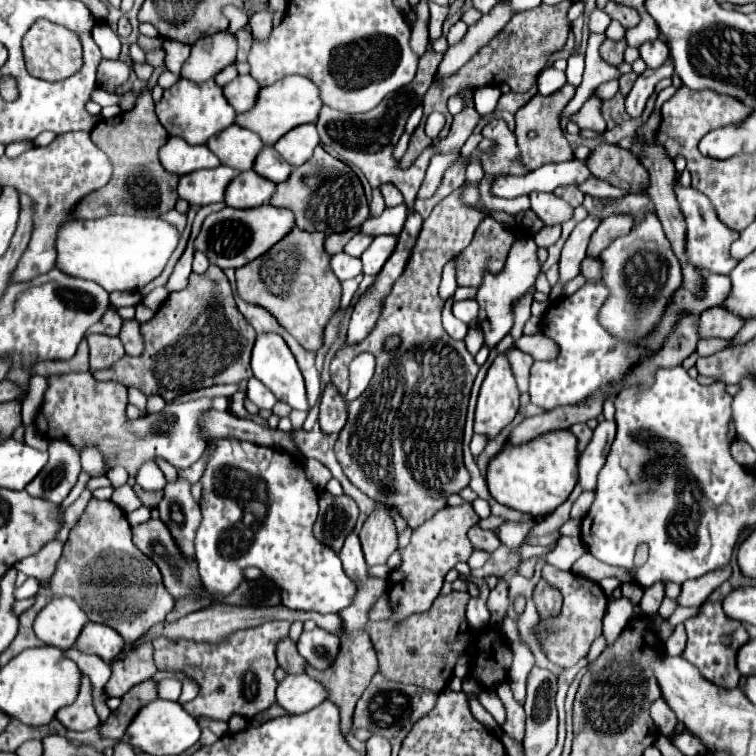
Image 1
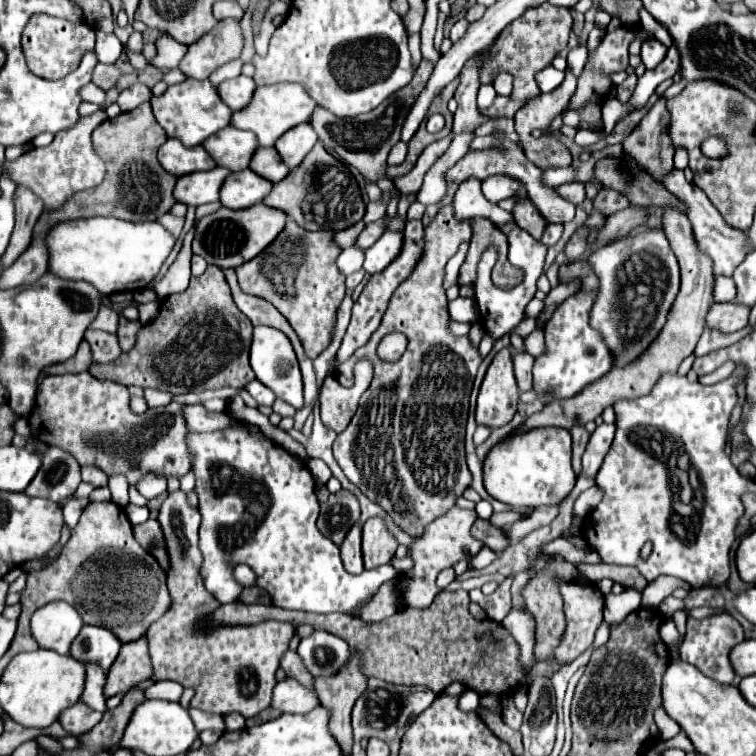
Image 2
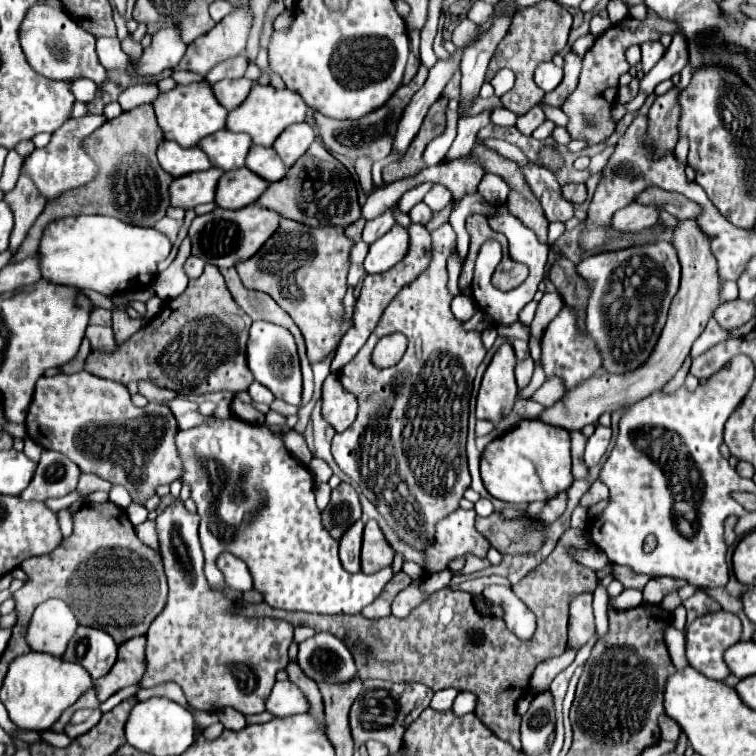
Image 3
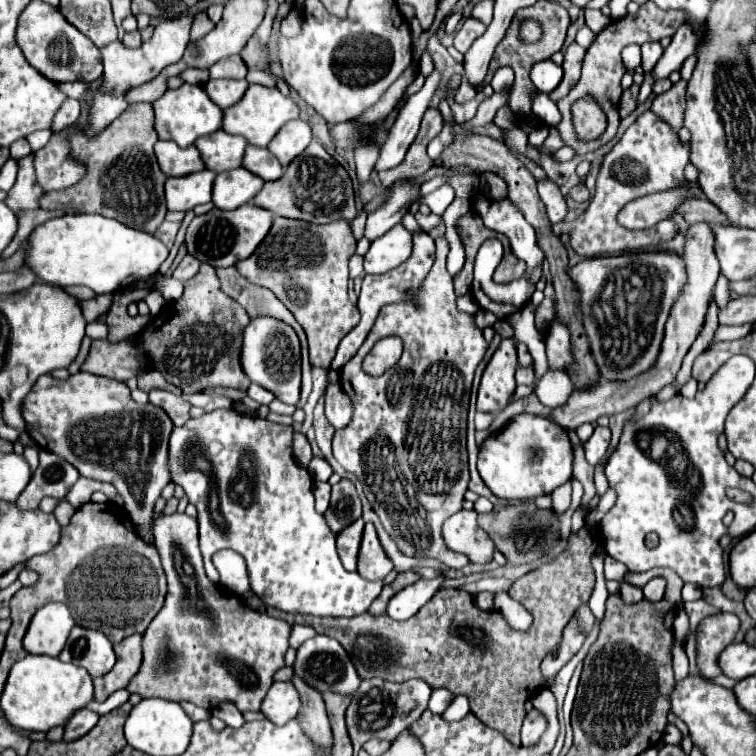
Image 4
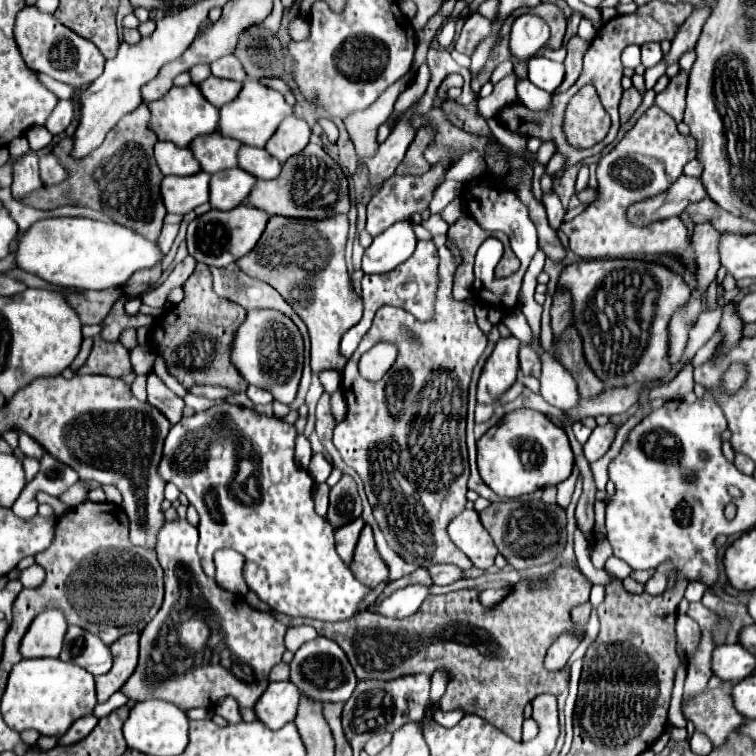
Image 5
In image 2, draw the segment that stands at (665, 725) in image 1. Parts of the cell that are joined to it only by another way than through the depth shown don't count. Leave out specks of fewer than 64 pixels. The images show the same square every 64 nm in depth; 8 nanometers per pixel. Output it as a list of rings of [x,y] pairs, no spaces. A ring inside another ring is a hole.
[[[658,706],[654,710],[654,722],[656,722],[656,726],[658,726],[660,734],[662,734],[662,740],[668,740],[668,738],[672,738],[672,736],[676,736],[680,732],[678,722],[672,720],[662,706]]]

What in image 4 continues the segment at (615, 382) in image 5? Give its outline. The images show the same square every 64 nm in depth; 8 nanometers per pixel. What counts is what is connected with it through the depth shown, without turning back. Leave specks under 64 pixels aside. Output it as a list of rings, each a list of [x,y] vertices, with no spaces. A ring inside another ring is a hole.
[[[656,250],[590,258],[572,266],[572,278],[580,288],[584,328],[600,374],[608,380],[630,380],[650,368],[660,352],[670,308],[684,286],[684,262],[678,254]]]

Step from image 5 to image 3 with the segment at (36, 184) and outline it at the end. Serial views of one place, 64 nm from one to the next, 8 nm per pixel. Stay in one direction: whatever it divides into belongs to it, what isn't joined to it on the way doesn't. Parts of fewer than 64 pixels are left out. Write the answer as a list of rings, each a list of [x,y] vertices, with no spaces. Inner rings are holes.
[[[20,176],[16,188],[12,192],[8,192],[4,196],[4,200],[8,200],[12,212],[14,212],[14,230],[10,236],[10,254],[14,256],[20,248],[20,244],[24,242],[30,226],[36,222],[36,218],[42,214],[46,200],[44,196],[40,196],[40,192],[36,192],[36,186],[32,184],[32,180],[28,180],[28,176]]]

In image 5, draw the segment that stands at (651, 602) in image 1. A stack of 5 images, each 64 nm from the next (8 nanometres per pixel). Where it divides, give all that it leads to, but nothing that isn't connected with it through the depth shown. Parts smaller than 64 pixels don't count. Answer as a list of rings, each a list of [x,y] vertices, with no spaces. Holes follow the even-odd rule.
[[[662,564],[662,568],[656,570],[656,574],[646,582],[644,592],[650,596],[660,596],[666,590],[666,582],[668,582],[668,572],[674,572],[672,564]]]

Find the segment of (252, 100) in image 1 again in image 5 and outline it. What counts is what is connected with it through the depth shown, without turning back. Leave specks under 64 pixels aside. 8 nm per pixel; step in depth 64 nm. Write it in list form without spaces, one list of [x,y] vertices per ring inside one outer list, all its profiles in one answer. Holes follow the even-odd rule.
[[[210,76],[208,80],[204,80],[198,86],[204,92],[204,96],[208,98],[208,102],[216,104],[216,108],[222,108],[224,104],[232,102],[242,90],[242,82],[224,80],[224,78],[216,78],[216,76]]]

